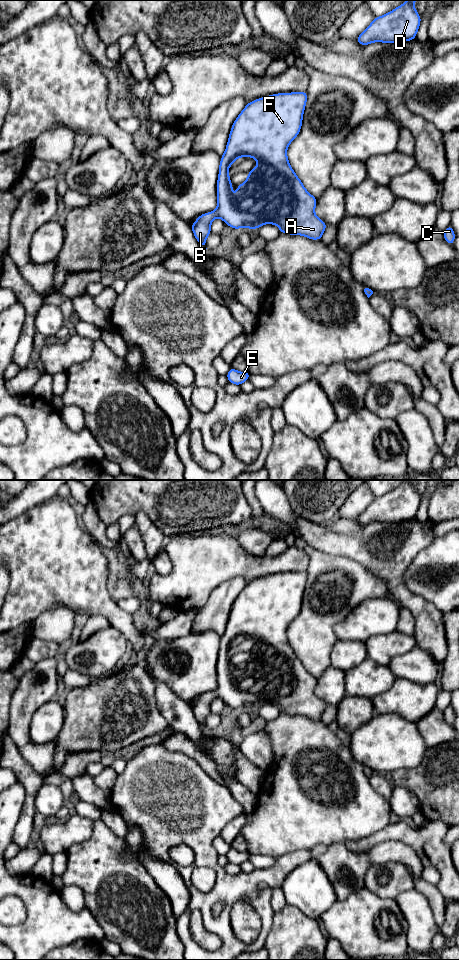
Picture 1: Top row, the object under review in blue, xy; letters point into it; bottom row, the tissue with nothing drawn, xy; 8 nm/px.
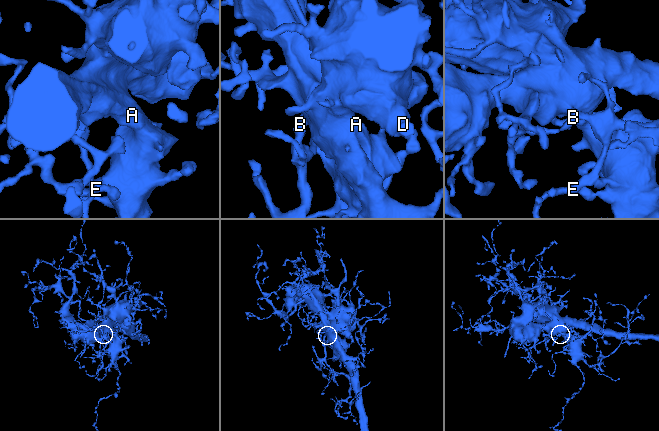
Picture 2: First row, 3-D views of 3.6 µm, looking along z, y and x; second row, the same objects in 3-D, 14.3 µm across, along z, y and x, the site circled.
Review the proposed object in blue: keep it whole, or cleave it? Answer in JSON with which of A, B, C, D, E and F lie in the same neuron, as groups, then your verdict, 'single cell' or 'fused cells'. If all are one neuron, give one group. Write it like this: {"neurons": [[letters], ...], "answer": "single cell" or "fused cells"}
{"neurons": [["A", "B", "C", "D", "E", "F"]], "answer": "single cell"}

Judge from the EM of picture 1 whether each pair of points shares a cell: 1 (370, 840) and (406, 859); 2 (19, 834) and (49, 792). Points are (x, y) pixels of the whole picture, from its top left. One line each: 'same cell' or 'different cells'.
1: different cells
2: different cells

